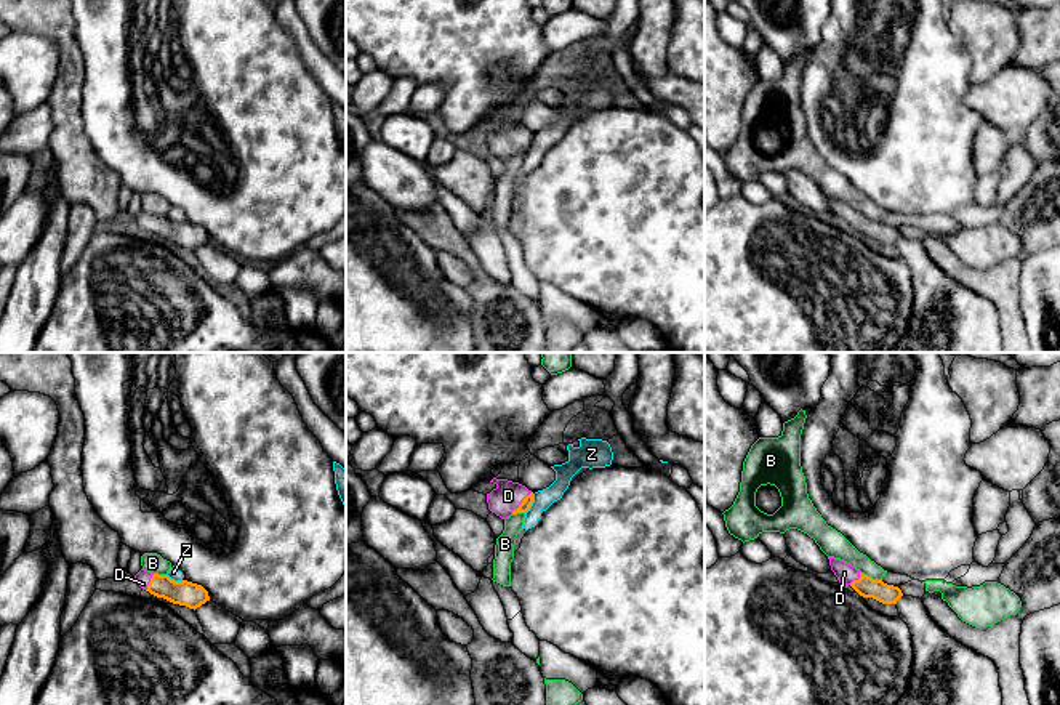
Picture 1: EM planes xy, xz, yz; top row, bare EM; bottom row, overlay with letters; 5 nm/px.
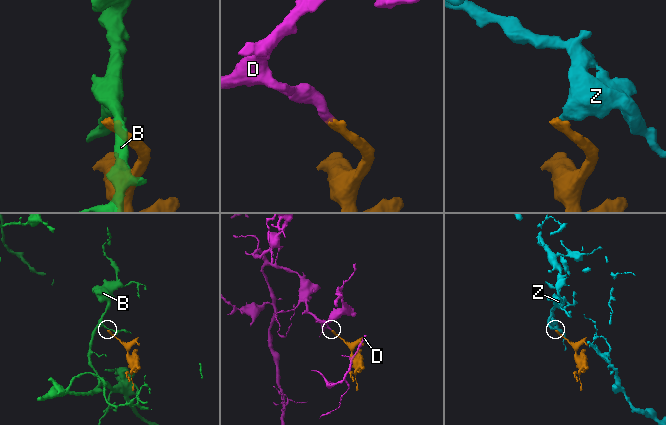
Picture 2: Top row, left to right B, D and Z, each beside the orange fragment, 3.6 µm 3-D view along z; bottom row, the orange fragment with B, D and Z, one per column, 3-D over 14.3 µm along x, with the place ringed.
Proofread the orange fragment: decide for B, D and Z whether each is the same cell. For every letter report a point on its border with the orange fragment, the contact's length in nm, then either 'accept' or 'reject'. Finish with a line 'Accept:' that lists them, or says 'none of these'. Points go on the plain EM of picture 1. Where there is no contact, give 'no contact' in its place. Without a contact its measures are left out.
B: meets orange in yz at (870, 218); contact 120 nm long; reject
D: meets orange in xz at (522, 143); contact 160 nm long; accept
Z: meets orange in xz at (532, 143); contact 110 nm long; reject
Accept: D

